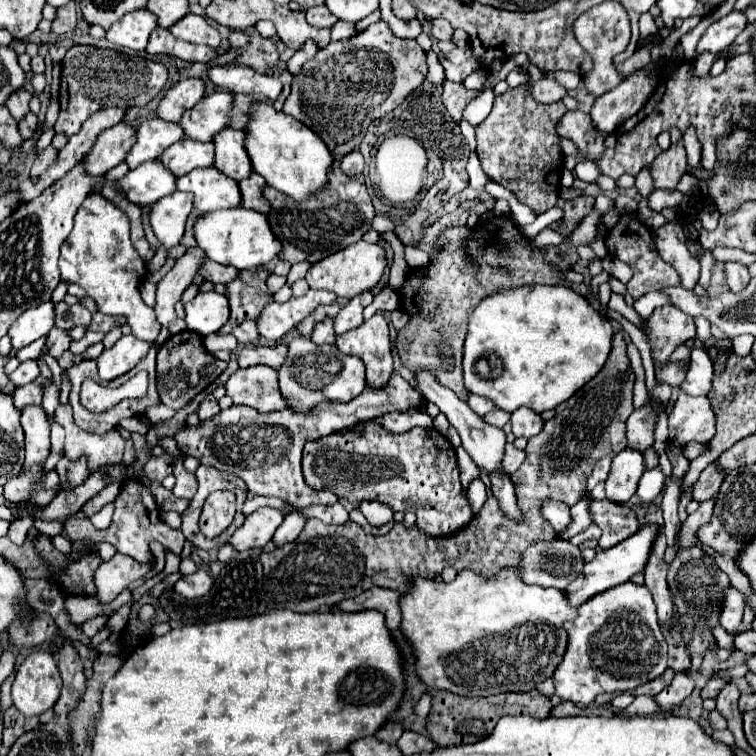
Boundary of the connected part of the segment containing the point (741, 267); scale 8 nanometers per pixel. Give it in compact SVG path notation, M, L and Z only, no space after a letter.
M723 262L723 272L725 272L725 282L733 292L743 290L751 278L747 266L741 262Z

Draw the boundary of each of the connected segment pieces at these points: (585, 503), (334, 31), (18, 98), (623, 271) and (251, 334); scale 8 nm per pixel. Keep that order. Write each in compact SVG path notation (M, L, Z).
M585 498L585 500L579 500L575 506L571 506L571 526L567 526L567 530L563 530L563 534L557 532L559 538L563 540L569 540L571 536L587 530L591 526L591 514L589 514L589 500L591 498Z
M339 20L339 22L331 28L331 38L333 38L333 40L347 40L347 38L351 38L351 36L355 36L355 34L357 34L355 26L349 24L349 22L343 22L343 20Z
M17 90L15 94L11 94L11 98L7 98L5 106L9 108L9 112L11 112L11 116L15 120L21 120L29 112L29 100L31 100L31 96L33 94L27 92L27 90Z
M607 257L604 259L603 270L611 273L613 277L617 278L624 284L627 284L633 276L633 271L629 265L613 257Z
M245 320L243 324L239 324L233 332L231 332L239 344L255 344L257 338L259 338L259 332L257 332L257 324L253 320Z

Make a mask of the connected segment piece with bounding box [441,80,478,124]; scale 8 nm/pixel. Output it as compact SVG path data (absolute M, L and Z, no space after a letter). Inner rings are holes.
M443 80L441 100L444 103L448 114L450 114L457 124L460 123L465 108L469 102L476 97L477 93L478 91L476 90L467 90L463 84Z

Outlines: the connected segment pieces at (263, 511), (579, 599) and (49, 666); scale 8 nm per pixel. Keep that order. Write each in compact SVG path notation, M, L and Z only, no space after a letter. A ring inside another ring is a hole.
M259 508L251 516L245 518L243 526L235 530L229 544L237 550L251 550L251 548L263 548L275 534L275 530L281 526L283 514L275 508Z
M643 526L637 534L633 534L631 538L627 538L623 542L619 542L617 546L597 552L597 556L583 566L583 574L579 574L579 578L575 578L575 582L571 582L563 590L567 594L567 598L569 598L569 602L573 606L581 606L591 596L595 596L599 592L605 592L605 590L609 590L613 586L619 586L619 584L627 582L633 574L639 574L647 564L647 558L649 558L649 552L651 552L651 544L653 544L655 532L657 532L655 528L657 526Z
M31 652L17 668L13 704L25 716L39 716L53 708L61 692L61 676L51 652Z

